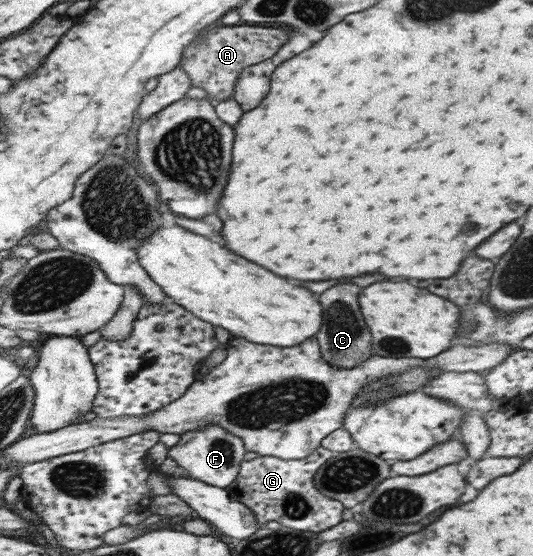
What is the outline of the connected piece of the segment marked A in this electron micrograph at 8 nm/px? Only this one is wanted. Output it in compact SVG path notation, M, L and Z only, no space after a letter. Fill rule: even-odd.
M242 23L224 27L212 26L205 31L205 35L207 35L205 44L194 41L188 45L180 66L191 75L193 86L203 88L208 97L219 101L225 101L234 96L237 80L245 69L273 58L291 37L289 32L281 28Z

